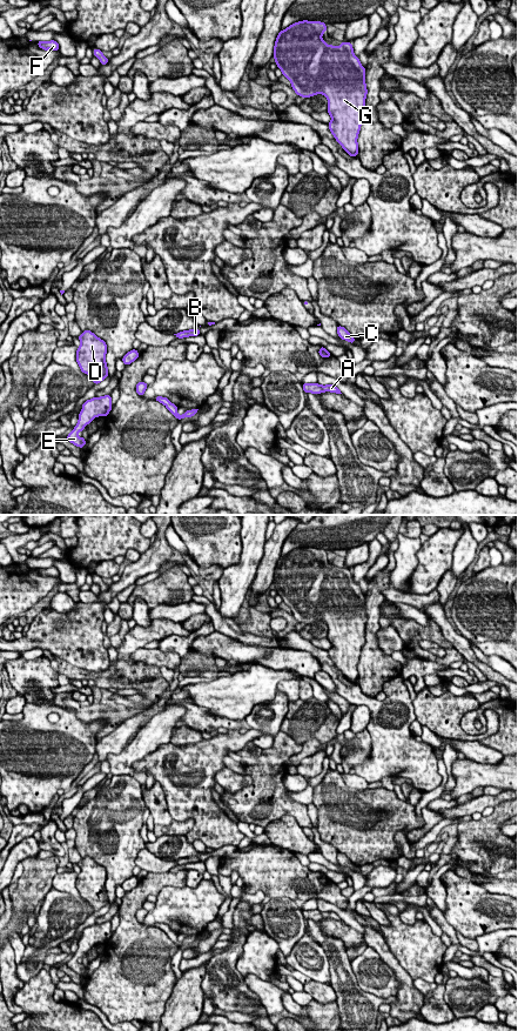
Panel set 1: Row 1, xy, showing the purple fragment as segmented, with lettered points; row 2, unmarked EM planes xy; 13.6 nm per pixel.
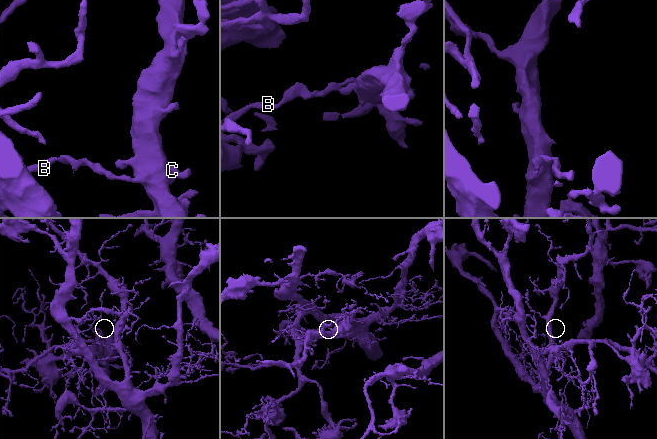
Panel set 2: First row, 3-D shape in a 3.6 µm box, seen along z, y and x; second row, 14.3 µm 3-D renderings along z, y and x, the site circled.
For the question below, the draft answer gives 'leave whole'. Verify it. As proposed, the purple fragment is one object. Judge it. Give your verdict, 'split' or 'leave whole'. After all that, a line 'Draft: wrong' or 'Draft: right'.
leave whole
Draft: right

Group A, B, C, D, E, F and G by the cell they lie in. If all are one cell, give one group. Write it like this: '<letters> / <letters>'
A B C D E F G

